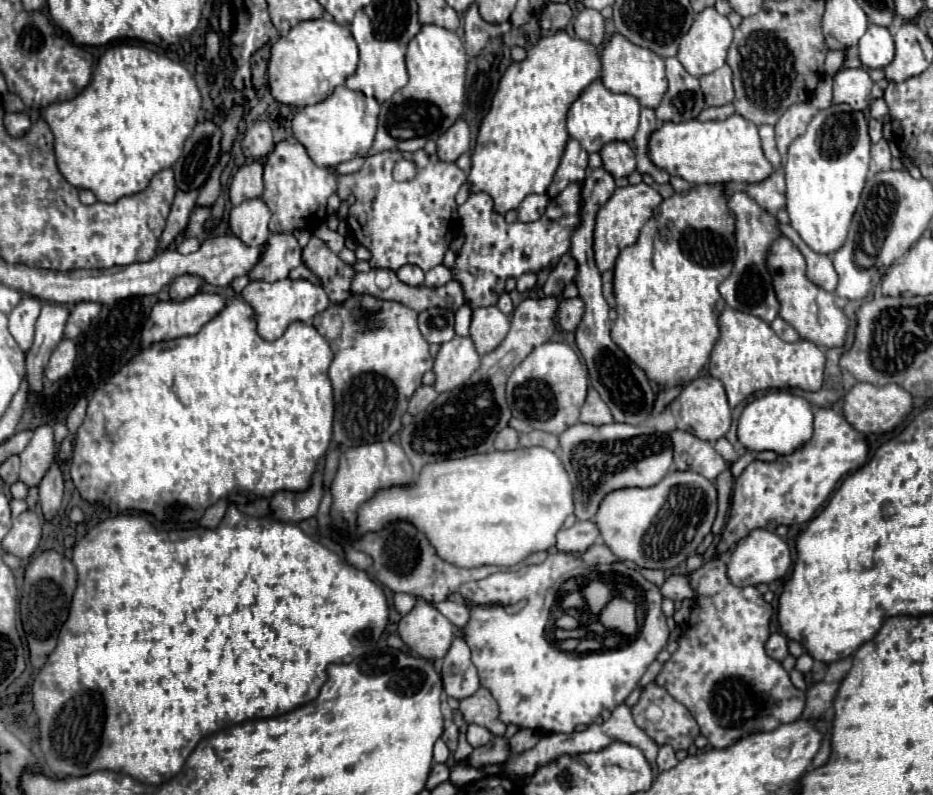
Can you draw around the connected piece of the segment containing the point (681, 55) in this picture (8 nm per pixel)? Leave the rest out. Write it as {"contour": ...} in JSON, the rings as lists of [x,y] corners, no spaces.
{"contour":[[[705,7],[701,13],[695,15],[695,21],[693,21],[691,29],[683,35],[683,39],[679,43],[679,51],[677,51],[679,63],[693,77],[703,77],[703,75],[707,75],[707,73],[723,67],[725,59],[727,59],[727,49],[729,49],[729,45],[733,41],[733,27],[737,27],[741,21],[743,21],[743,17],[737,15],[737,13],[729,13],[729,17],[723,17],[723,15],[719,15],[715,11],[715,7]]]}

